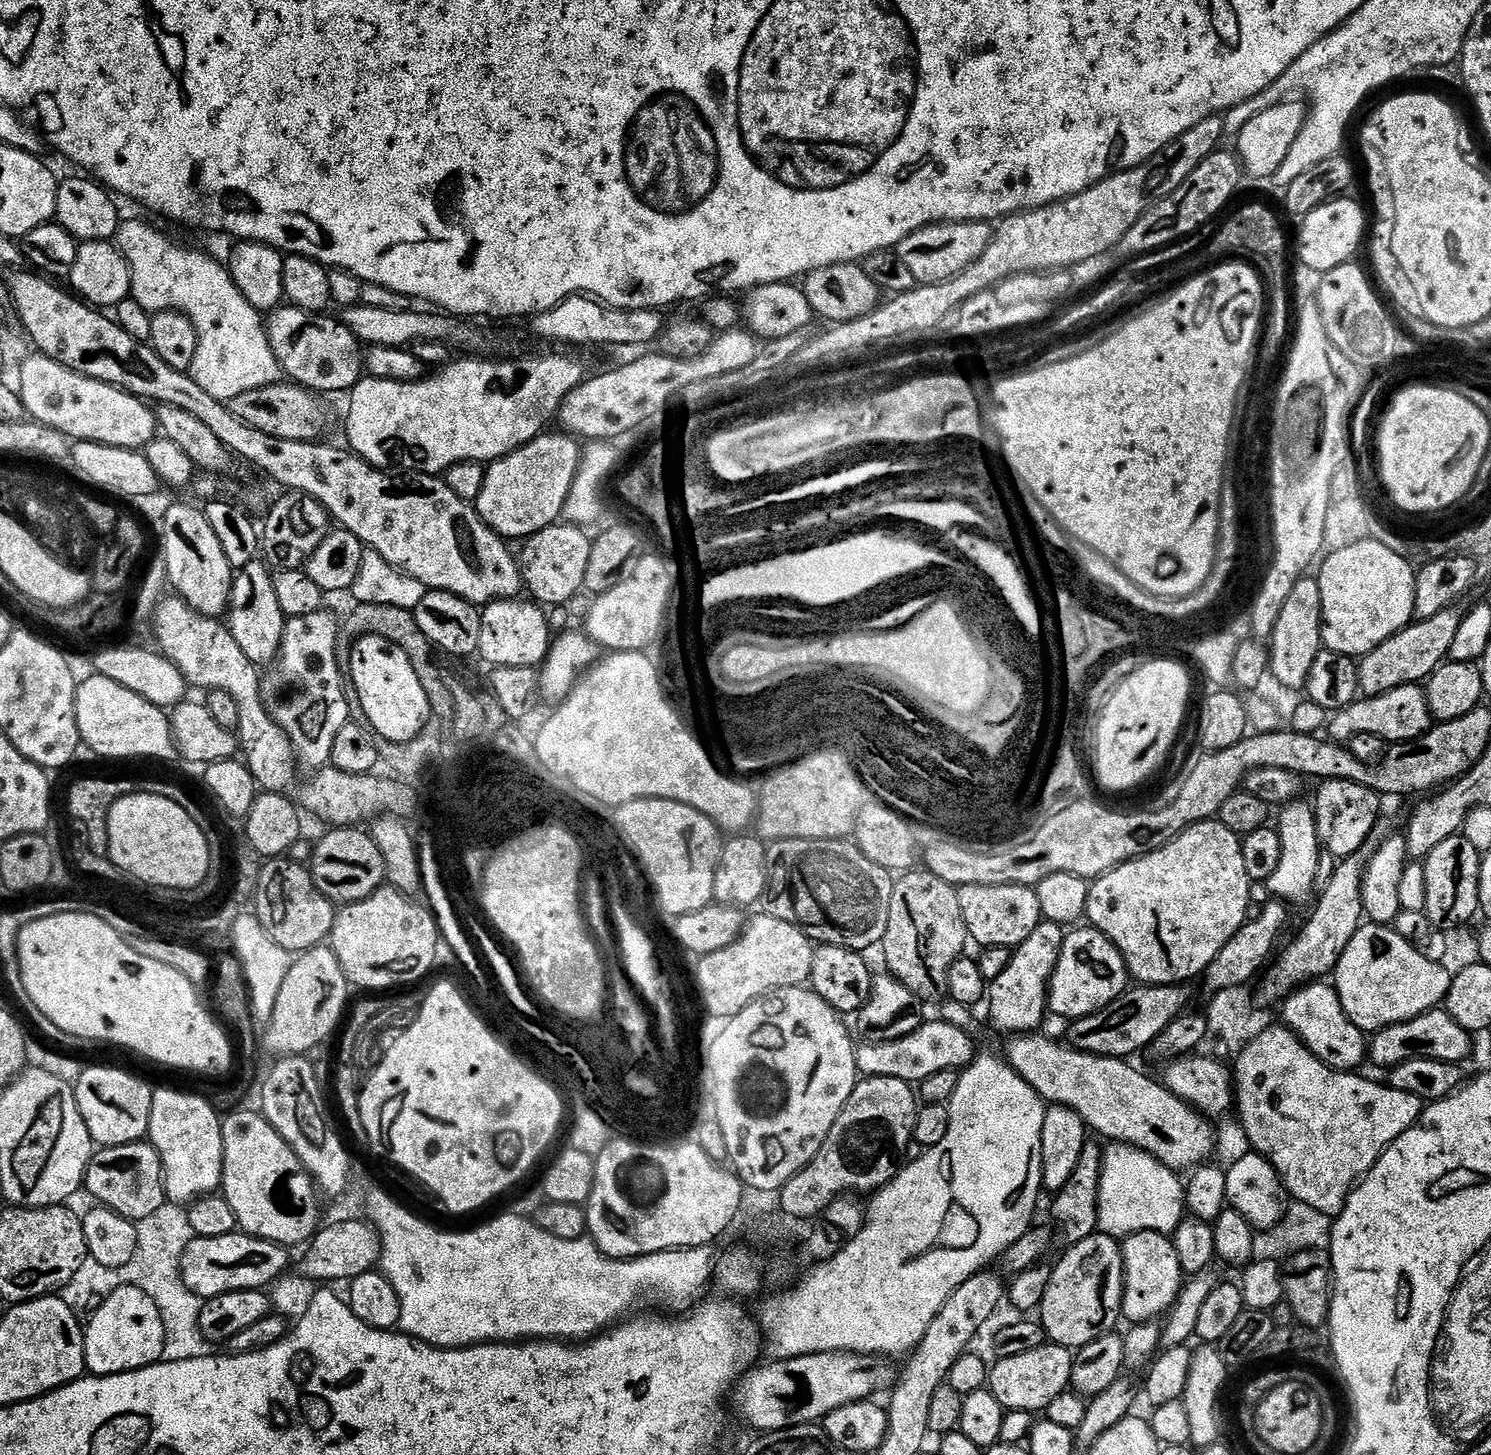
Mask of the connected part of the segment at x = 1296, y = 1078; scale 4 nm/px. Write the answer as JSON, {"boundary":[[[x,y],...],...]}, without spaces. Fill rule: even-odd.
{"boundary":[[[1271,1026],[1262,1030],[1262,1034],[1258,1038],[1254,1038],[1252,1044],[1246,1045],[1238,1052],[1236,1064],[1234,1063],[1234,1112],[1238,1117],[1238,1123],[1244,1128],[1246,1138],[1251,1144],[1251,1151],[1257,1152],[1259,1156],[1265,1156],[1272,1163],[1274,1170],[1280,1175],[1280,1181],[1284,1183],[1285,1193],[1293,1201],[1304,1201],[1305,1204],[1314,1210],[1321,1211],[1322,1214],[1335,1218],[1339,1216],[1340,1211],[1344,1209],[1344,1204],[1348,1200],[1348,1195],[1352,1193],[1353,1185],[1349,1184],[1312,1184],[1312,1180],[1308,1176],[1304,1176],[1309,1172],[1312,1176],[1320,1176],[1323,1172],[1329,1172],[1330,1175],[1336,1176],[1341,1172],[1344,1176],[1353,1176],[1353,1181],[1359,1182],[1367,1176],[1368,1172],[1376,1165],[1378,1158],[1382,1153],[1391,1146],[1406,1130],[1410,1129],[1417,1123],[1424,1109],[1423,1101],[1412,1093],[1402,1092],[1388,1086],[1387,1083],[1375,1084],[1372,1080],[1367,1080],[1361,1074],[1353,1074],[1349,1072],[1337,1072],[1328,1065],[1324,1065],[1315,1056],[1302,1041],[1290,1031],[1289,1028],[1283,1026]]]}

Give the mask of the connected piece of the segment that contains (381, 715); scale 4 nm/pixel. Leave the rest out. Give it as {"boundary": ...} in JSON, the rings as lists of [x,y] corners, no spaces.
{"boundary":[[[363,636],[351,645],[346,672],[372,732],[398,744],[408,744],[416,738],[429,718],[430,709],[406,652],[382,637]]]}

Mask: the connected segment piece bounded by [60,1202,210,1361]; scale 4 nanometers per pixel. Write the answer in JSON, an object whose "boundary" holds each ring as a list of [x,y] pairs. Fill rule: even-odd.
{"boundary":[[[166,1202],[154,1214],[137,1221],[138,1250],[133,1258],[121,1268],[101,1266],[86,1259],[74,1278],[61,1289],[60,1297],[76,1315],[90,1316],[106,1297],[120,1289],[122,1285],[132,1285],[149,1294],[162,1314],[166,1326],[167,1340],[163,1344],[164,1361],[189,1361],[209,1355],[210,1346],[201,1334],[200,1320],[204,1301],[194,1294],[181,1278],[181,1260],[186,1246],[195,1239],[194,1230],[183,1205]]]}

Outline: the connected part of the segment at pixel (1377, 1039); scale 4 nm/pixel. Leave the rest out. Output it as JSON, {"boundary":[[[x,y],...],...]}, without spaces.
{"boundary":[[[1433,1010],[1423,1012],[1421,1016],[1414,1017],[1413,1020],[1407,1020],[1401,1024],[1392,1024],[1389,1028],[1381,1028],[1379,1032],[1371,1037],[1367,1045],[1367,1059],[1376,1063],[1383,1070],[1391,1070],[1398,1065],[1410,1062],[1411,1059],[1434,1059],[1442,1063],[1459,1065],[1472,1052],[1473,1037],[1446,1010]]]}

